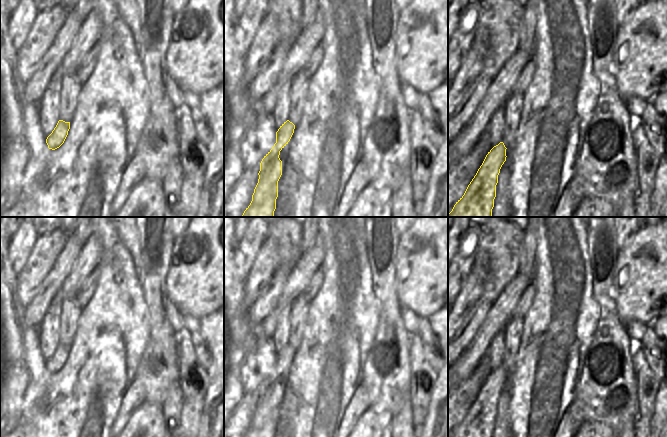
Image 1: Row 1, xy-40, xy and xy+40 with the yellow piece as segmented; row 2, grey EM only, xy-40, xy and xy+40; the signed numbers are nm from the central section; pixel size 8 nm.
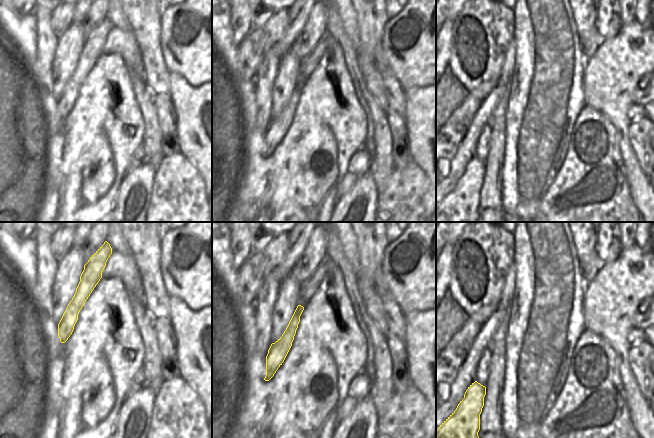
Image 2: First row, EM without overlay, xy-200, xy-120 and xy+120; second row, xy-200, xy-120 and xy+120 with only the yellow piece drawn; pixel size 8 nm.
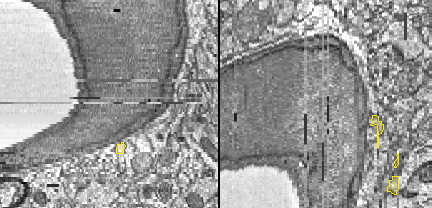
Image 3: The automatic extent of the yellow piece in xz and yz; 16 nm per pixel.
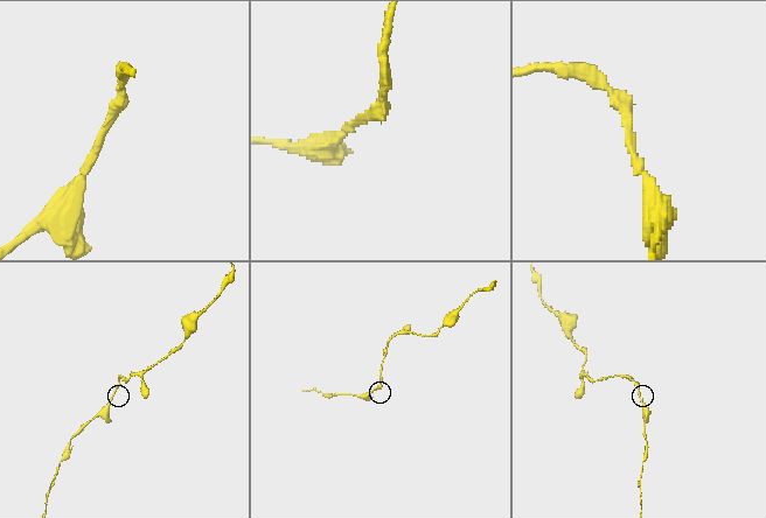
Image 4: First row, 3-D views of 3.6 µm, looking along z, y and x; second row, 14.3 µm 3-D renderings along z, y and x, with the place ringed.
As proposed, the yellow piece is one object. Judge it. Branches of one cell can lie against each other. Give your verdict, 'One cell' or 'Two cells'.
One cell.

